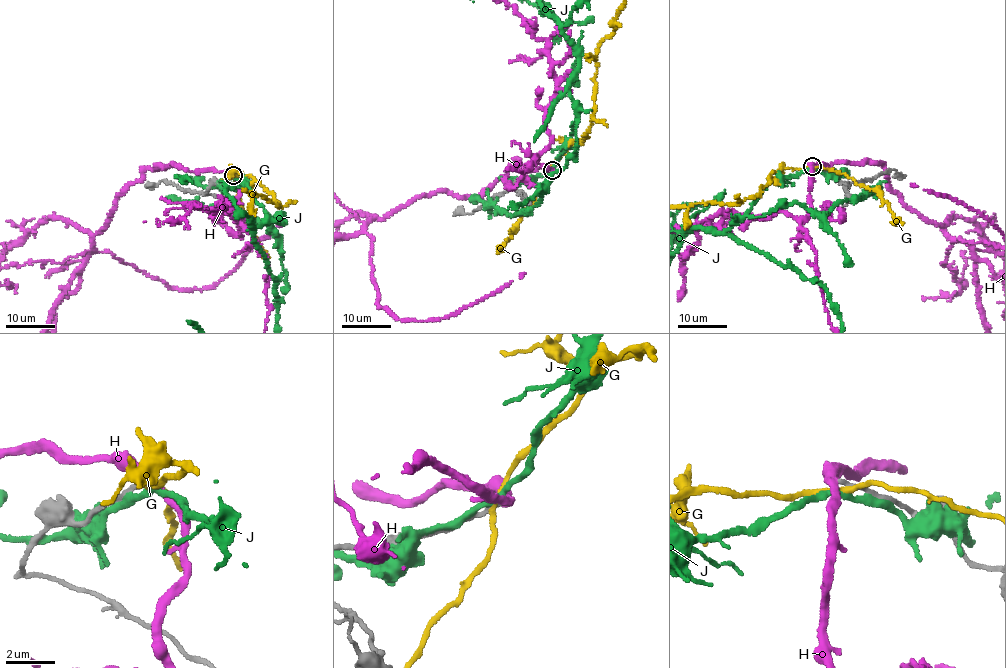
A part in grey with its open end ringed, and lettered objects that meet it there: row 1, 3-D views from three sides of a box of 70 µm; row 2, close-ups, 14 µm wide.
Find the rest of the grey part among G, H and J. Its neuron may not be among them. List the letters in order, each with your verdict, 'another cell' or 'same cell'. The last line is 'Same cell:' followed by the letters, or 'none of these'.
G: another cell
H: another cell
J: another cell
Same cell: none of these

